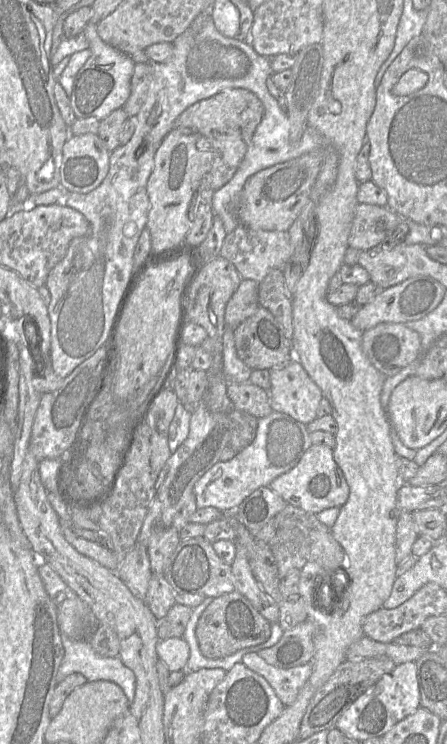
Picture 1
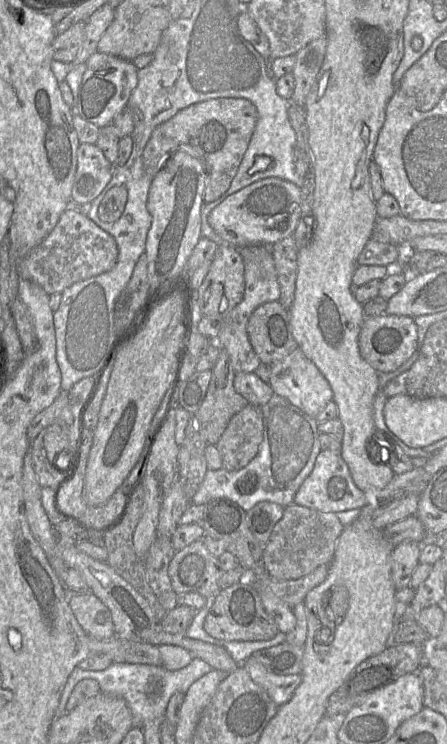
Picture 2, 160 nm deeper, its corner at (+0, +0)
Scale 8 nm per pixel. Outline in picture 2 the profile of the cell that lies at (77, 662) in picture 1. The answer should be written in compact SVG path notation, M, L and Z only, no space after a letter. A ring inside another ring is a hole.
M193 658L186 667L177 671L169 671L163 666L116 662L102 671L83 670L77 666L66 681L54 720L68 713L66 705L76 684L83 679L92 679L98 683L101 693L122 698L133 716L134 726L141 728L146 722L166 719L166 708L170 698L175 693L185 695L195 681L212 670L209 664L198 658Z

